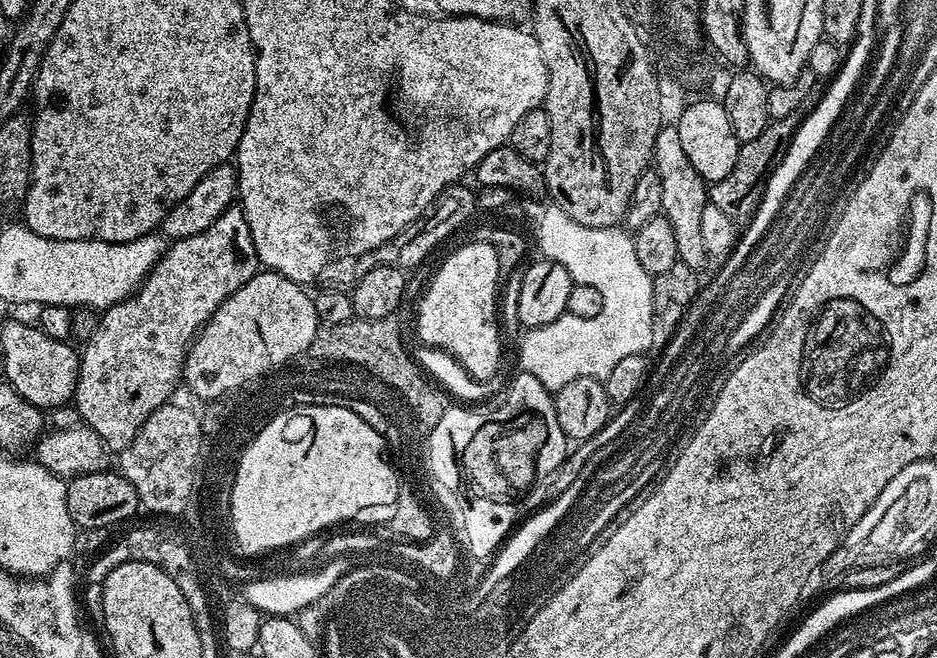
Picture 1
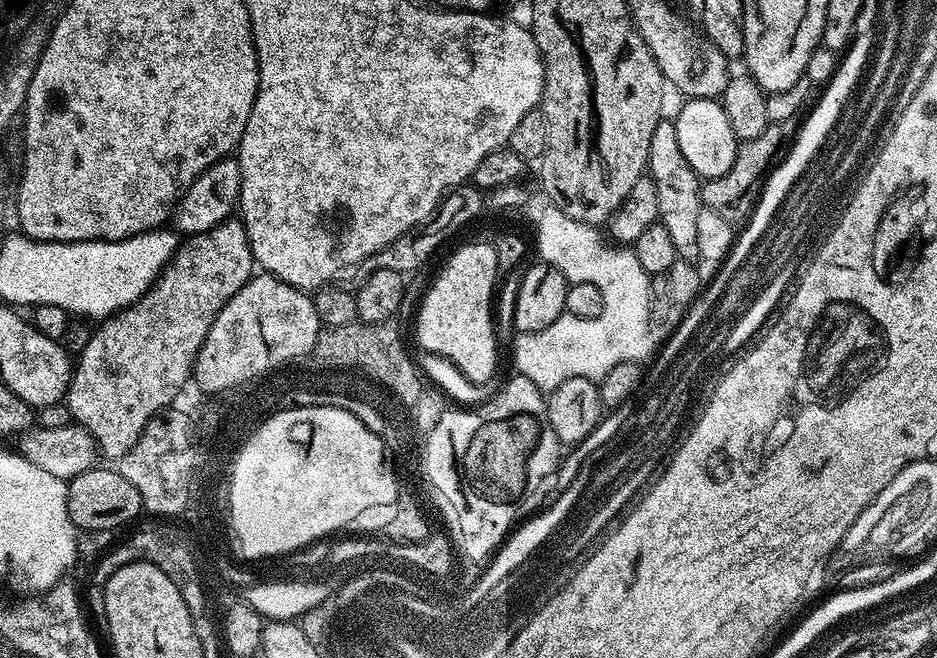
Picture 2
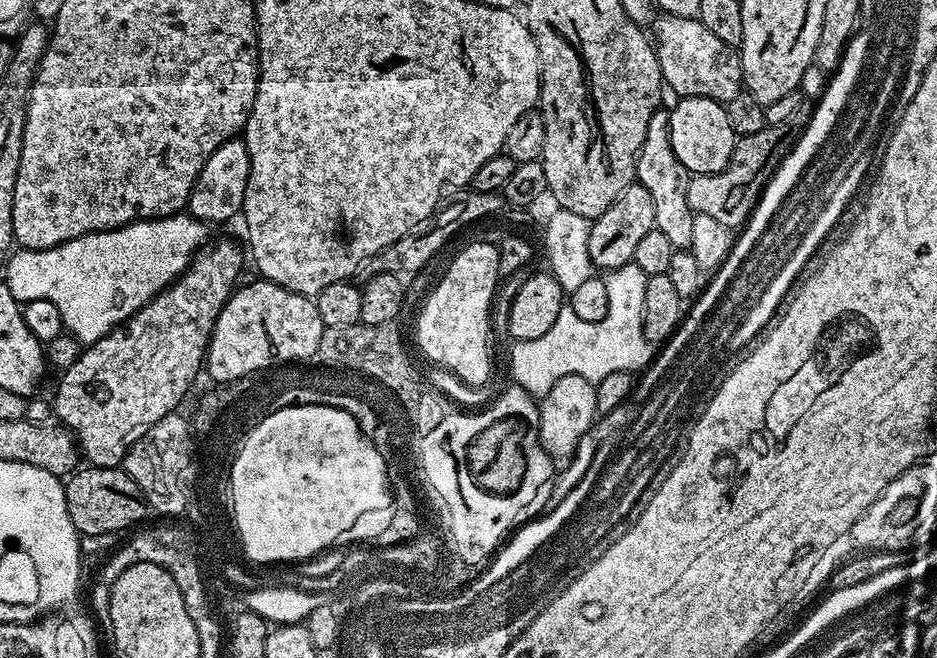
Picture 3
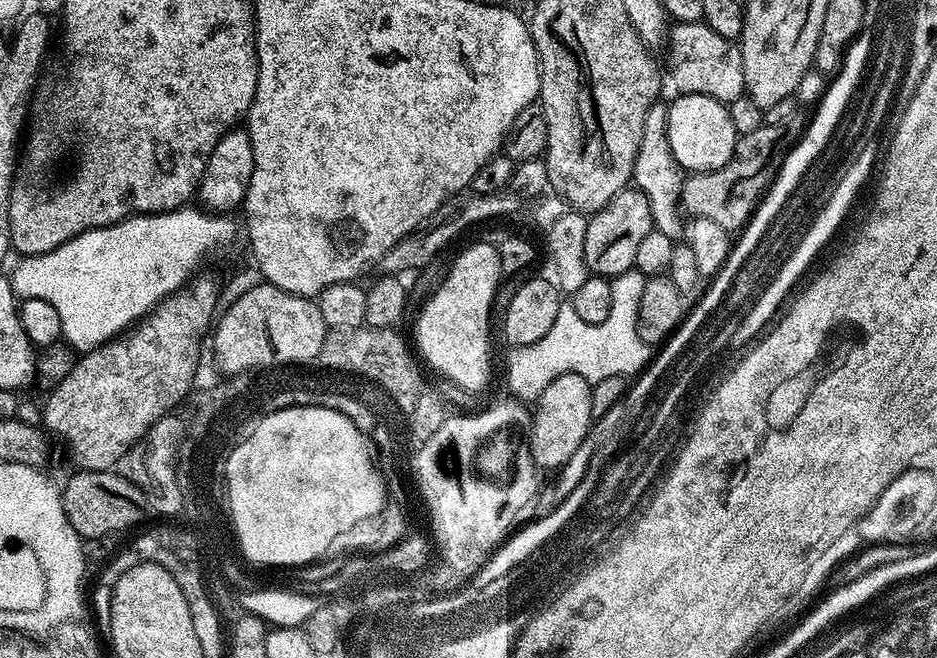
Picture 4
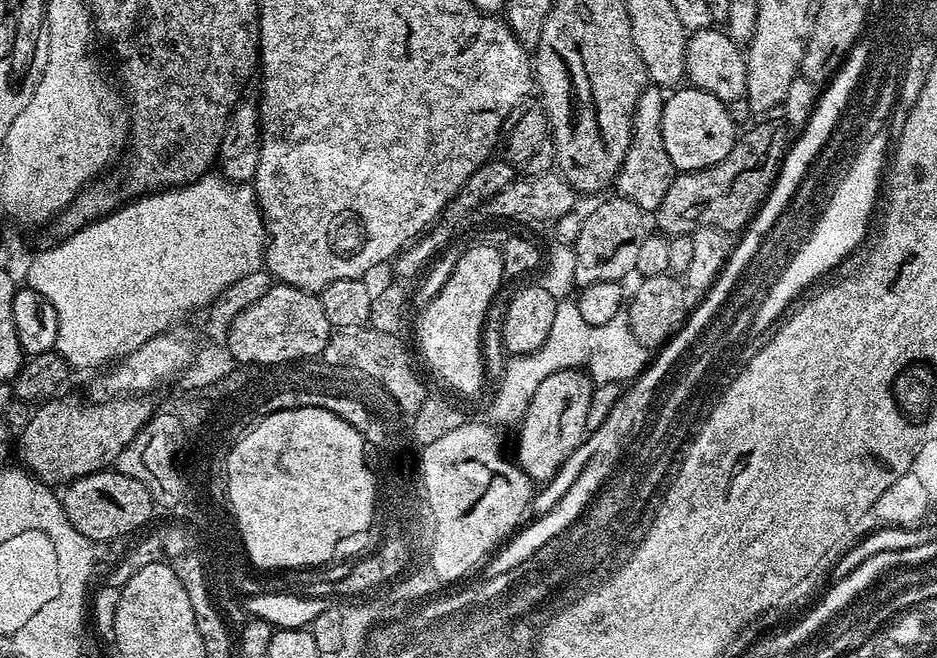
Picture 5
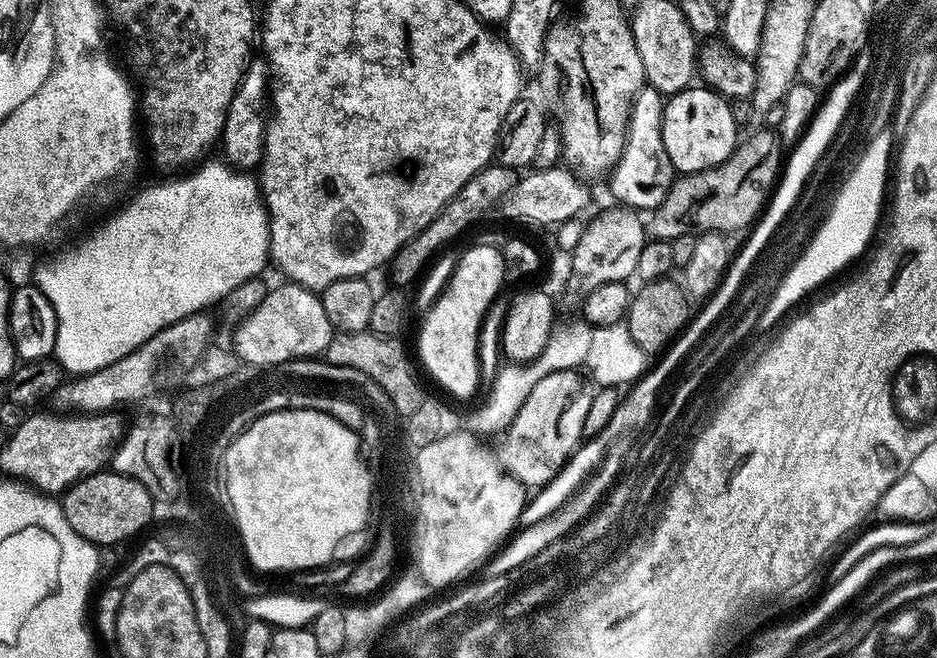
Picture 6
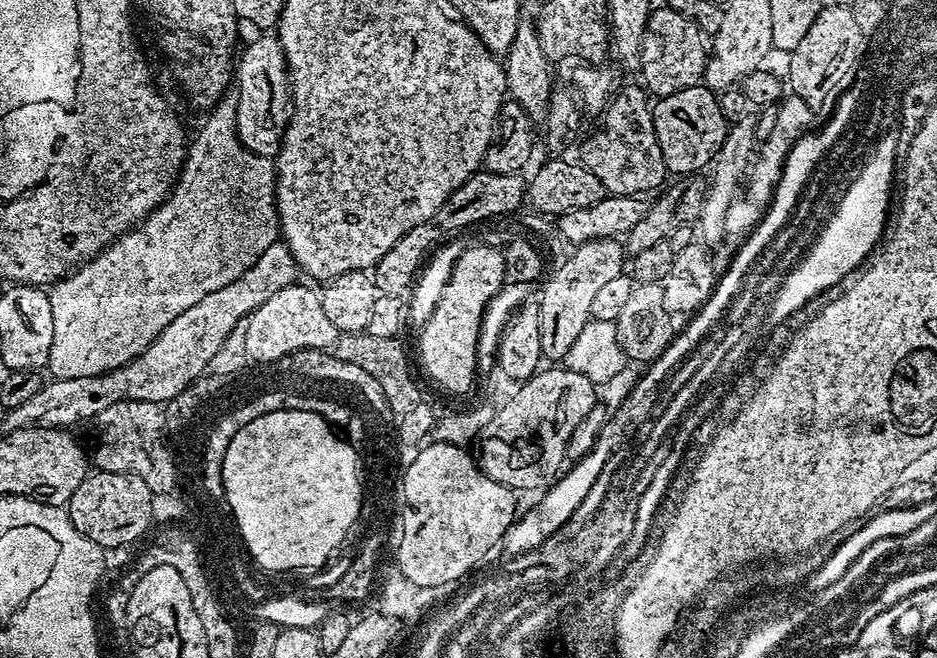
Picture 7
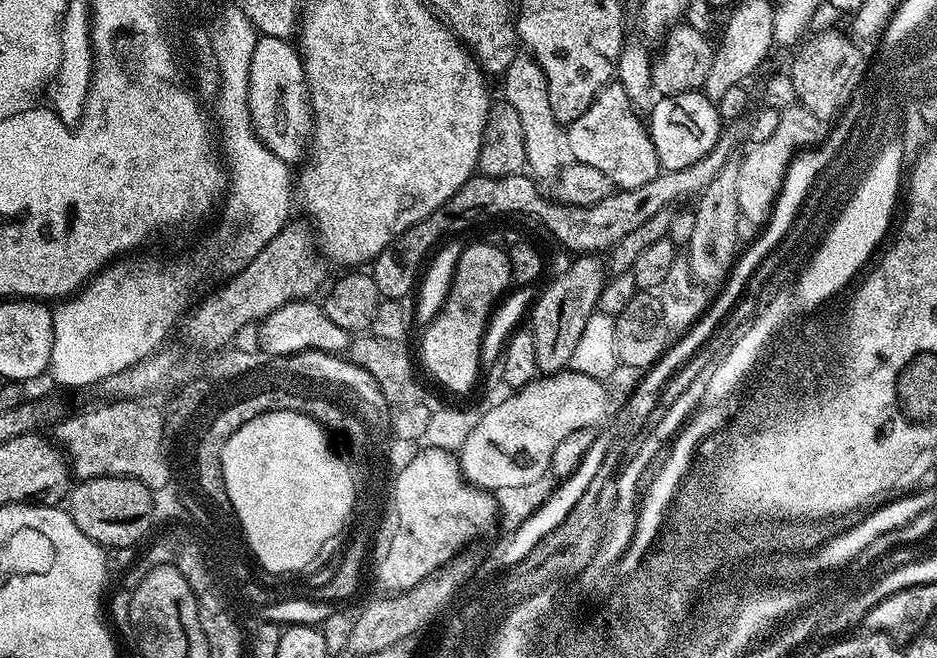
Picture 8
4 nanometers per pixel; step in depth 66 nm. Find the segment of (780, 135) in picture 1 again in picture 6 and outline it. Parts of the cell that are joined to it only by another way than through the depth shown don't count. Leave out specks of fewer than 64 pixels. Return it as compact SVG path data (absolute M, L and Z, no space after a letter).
M759 131L745 140L743 137L728 159L716 168L677 175L664 201L647 213L647 239L671 241L688 233L733 234L739 228L747 229L761 215L773 191L779 163L778 152L782 147L782 141L775 131Z

